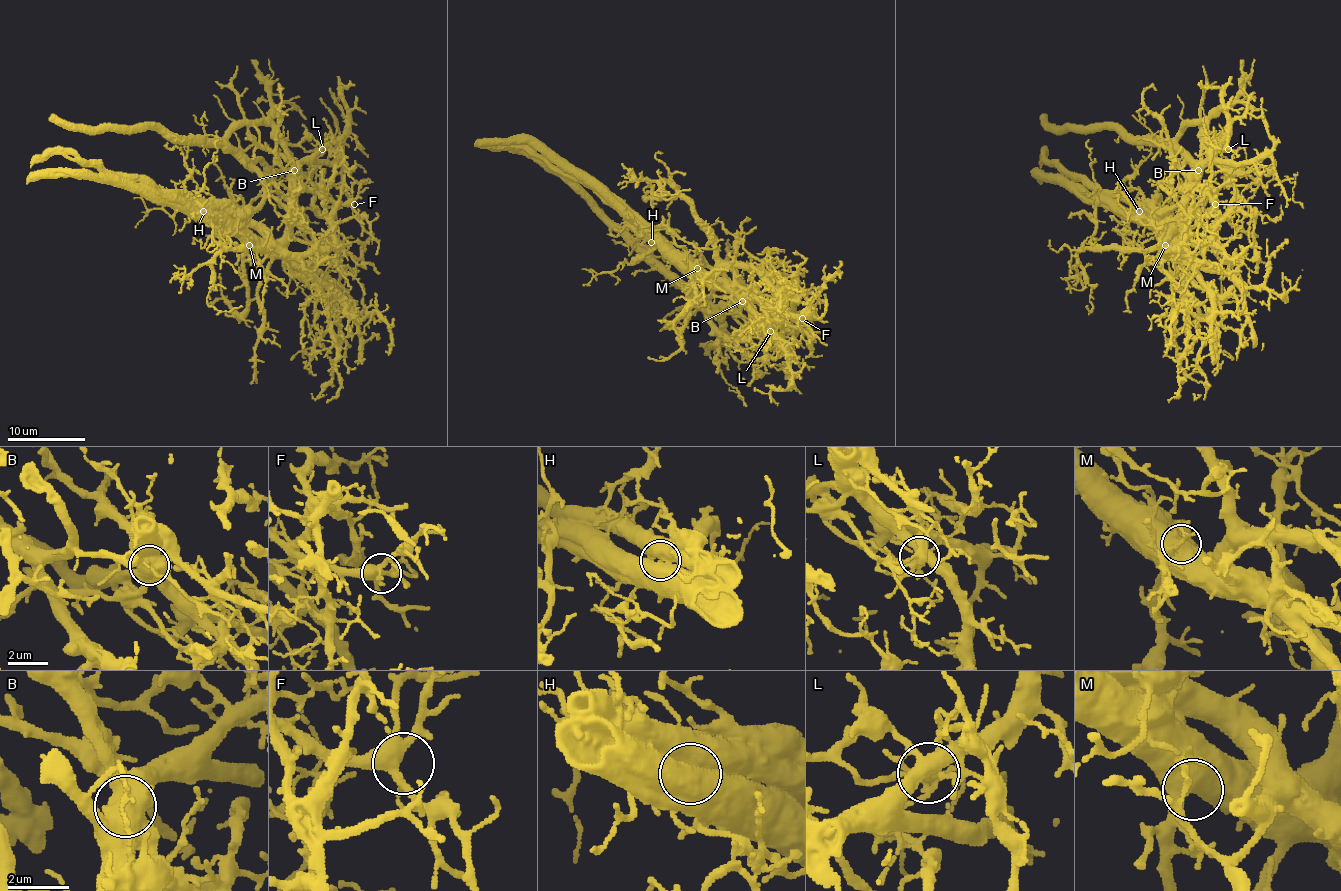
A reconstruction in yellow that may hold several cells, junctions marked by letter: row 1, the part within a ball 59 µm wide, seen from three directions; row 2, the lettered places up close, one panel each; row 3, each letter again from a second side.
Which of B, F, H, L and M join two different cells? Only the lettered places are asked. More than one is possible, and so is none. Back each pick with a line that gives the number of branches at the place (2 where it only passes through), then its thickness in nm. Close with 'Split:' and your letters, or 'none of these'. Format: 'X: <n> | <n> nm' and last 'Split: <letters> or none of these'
B: 3 | 750 nm
H: 2 | 420 nm
L: 6 | 170 nm
Split: B, H, L

